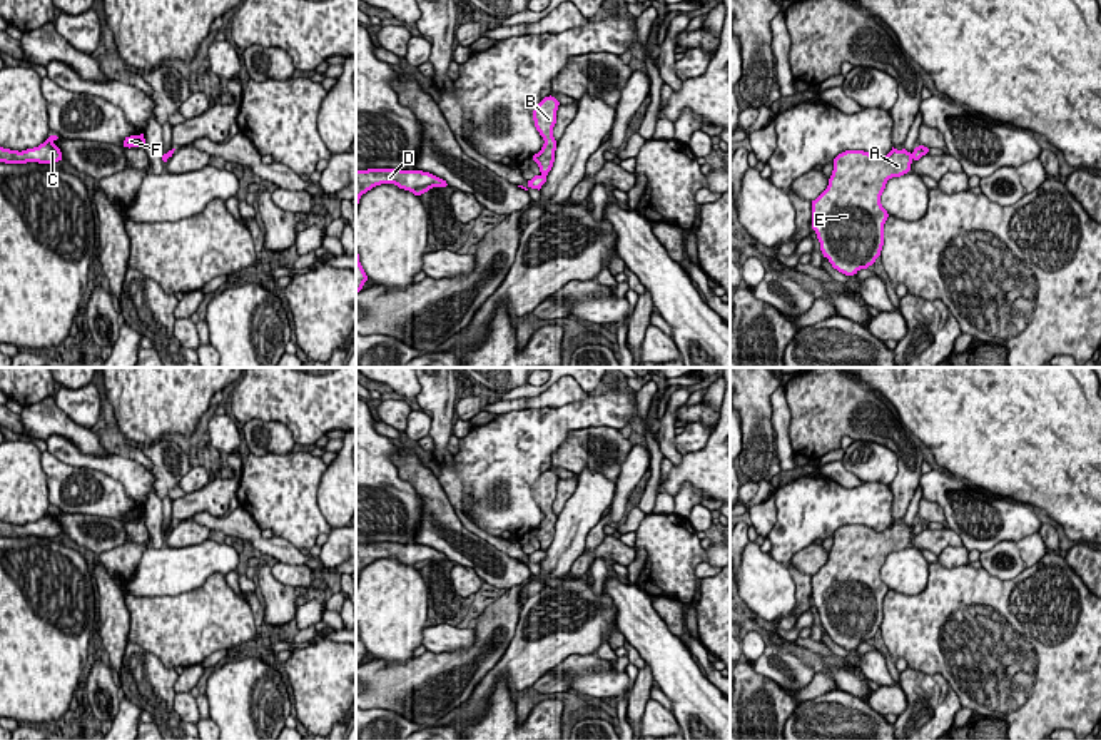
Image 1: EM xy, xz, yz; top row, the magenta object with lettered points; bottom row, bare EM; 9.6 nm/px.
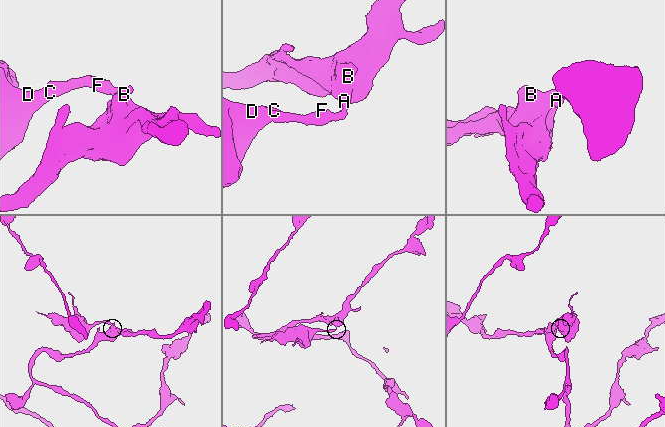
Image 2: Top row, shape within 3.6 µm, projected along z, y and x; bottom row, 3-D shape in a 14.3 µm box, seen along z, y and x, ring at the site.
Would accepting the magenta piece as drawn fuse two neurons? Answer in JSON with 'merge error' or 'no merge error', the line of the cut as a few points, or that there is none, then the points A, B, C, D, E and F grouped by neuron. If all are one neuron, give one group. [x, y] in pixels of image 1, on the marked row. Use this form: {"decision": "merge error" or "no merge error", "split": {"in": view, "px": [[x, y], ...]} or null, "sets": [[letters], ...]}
{"decision": "merge error", "split": {"in": "xz", "px": [[542, 174], [545, 177]]}, "sets": [["A", "B", "E"], ["C", "D", "F"]]}

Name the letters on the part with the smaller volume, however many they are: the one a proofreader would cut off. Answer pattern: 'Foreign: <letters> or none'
Foreign: C, D, F

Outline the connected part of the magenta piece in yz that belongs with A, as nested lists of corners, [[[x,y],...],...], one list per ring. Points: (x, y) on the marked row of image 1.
[[[906,149],[892,150],[884,157],[874,157],[864,150],[845,150],[834,159],[834,170],[827,189],[812,200],[812,229],[820,242],[824,257],[834,269],[854,276],[867,269],[880,256],[884,246],[884,224],[889,217],[880,204],[885,184],[911,170],[912,154]]]

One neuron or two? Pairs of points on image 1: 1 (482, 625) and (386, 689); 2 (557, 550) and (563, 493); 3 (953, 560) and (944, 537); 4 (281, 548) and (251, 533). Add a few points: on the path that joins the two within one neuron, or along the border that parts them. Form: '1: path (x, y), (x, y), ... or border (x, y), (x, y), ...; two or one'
1: path (475, 653), (461, 667), (415, 687); one
2: border (578, 481), (557, 516); two
3: border (961, 545), (948, 545), (938, 555); two
4: path (274, 547), (264, 547), (258, 540); one

